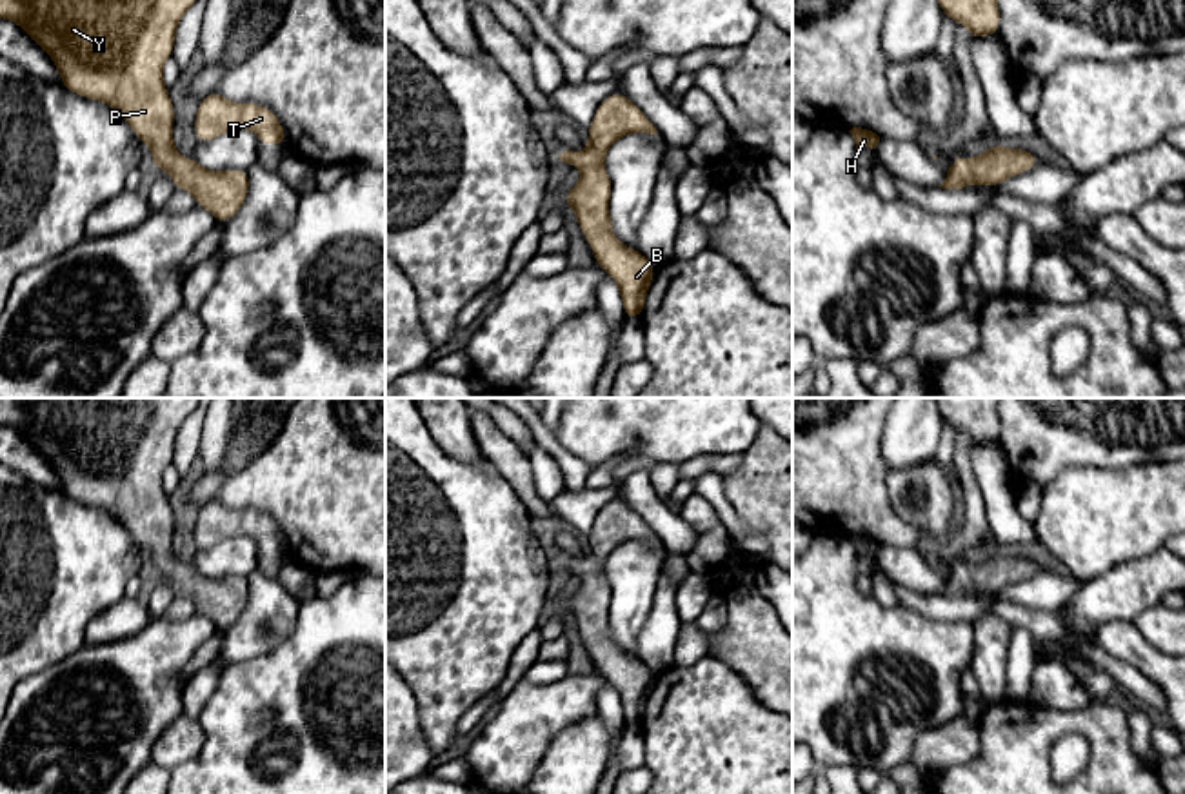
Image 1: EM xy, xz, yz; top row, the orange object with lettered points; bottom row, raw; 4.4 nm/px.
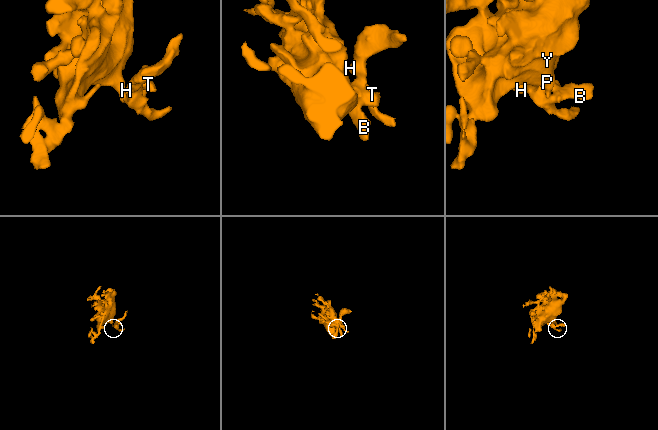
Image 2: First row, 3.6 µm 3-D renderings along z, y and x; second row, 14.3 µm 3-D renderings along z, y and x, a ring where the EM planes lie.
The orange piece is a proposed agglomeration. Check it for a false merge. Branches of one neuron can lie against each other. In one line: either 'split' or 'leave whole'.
leave whole

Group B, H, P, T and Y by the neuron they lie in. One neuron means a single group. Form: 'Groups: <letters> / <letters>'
Groups: B H P T Y

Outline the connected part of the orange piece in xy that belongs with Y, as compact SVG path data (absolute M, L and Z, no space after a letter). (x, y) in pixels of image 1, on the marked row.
M0 0L0 18L18 24L55 62L60 84L75 94L109 104L133 133L151 147L151 165L167 171L176 189L189 191L196 205L227 223L249 193L247 169L207 171L194 158L180 158L173 144L174 107L164 85L162 67L173 56L180 18L196 0Z

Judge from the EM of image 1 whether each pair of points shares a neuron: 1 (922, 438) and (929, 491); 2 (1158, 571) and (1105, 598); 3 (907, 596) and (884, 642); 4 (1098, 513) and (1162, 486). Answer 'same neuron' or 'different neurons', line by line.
1: same neuron
2: same neuron
3: different neurons
4: same neuron

